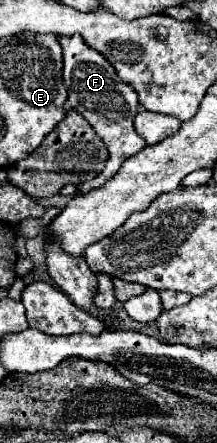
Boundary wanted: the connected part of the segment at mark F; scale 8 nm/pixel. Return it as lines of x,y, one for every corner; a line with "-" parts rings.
80,35
60,37
60,45
64,49
64,85
68,89
68,101
80,115
90,121
90,125
102,137
110,151
106,169
94,181
86,181
78,187
80,193
88,193
92,189
102,187
108,179
112,179
112,175
118,173
118,169
128,157
136,155
136,151
146,147
146,141
134,129
134,117
138,113
138,95
128,83
118,77
110,61
98,51
94,51
90,45
86,45

